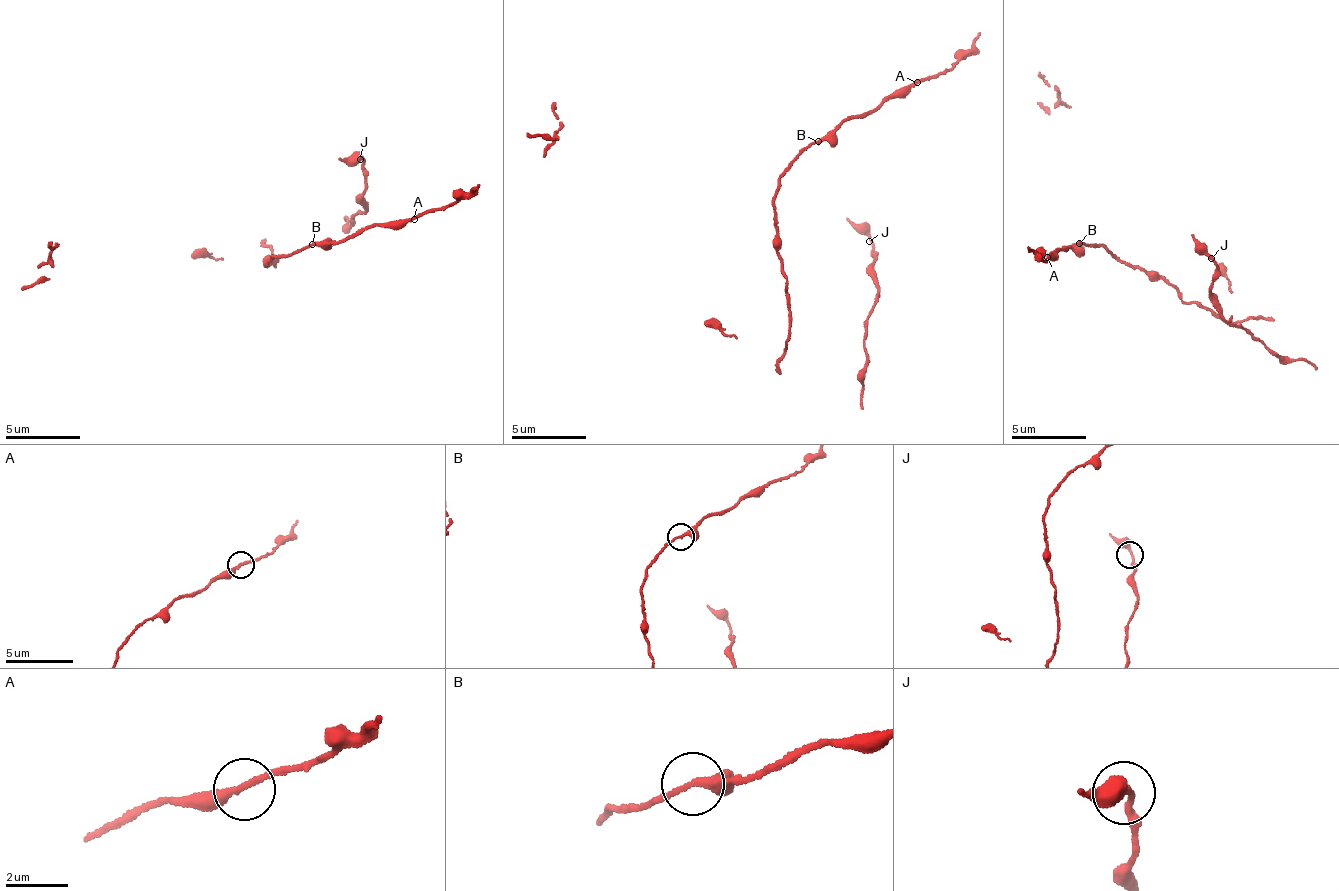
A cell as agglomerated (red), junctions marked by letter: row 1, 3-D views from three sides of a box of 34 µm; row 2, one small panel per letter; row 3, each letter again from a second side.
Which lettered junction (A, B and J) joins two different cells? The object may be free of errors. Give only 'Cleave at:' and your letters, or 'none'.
Cleave at: none

